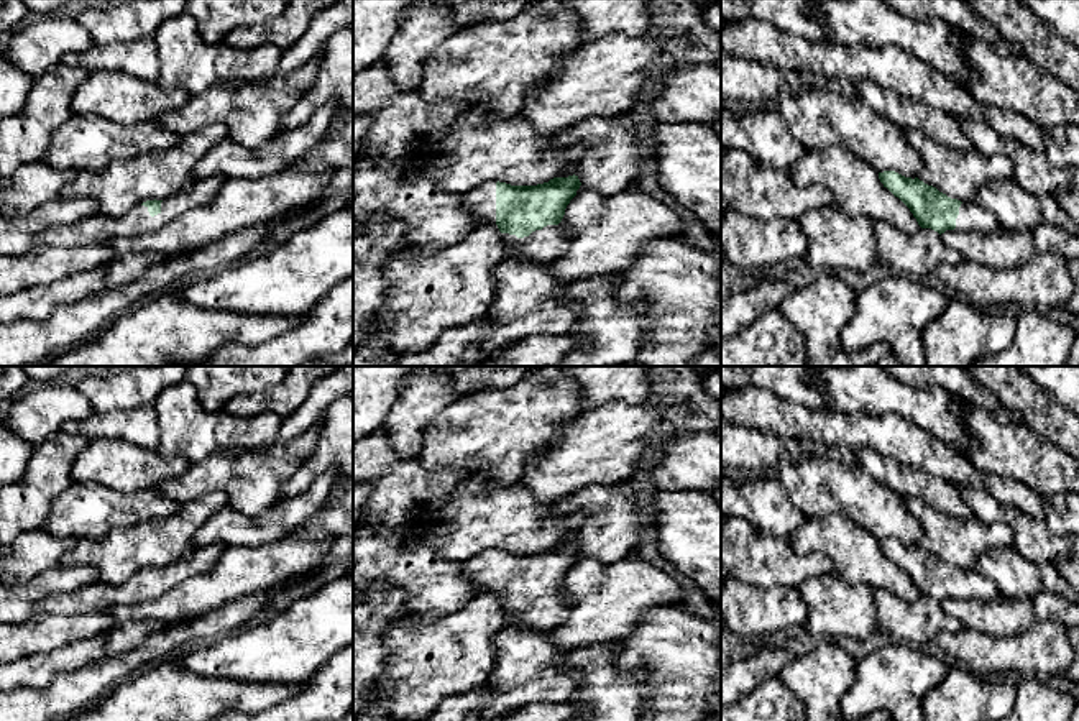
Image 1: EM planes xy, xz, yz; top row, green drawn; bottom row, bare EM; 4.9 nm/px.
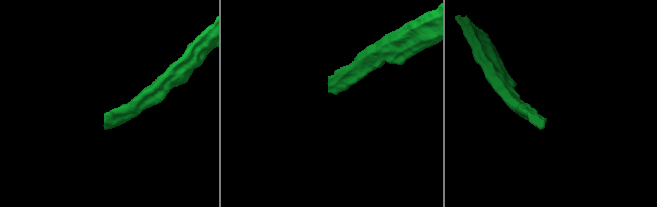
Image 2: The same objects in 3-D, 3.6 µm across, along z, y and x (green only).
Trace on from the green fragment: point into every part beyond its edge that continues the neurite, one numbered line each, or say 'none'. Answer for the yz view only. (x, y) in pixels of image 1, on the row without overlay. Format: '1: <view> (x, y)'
1: yz (971, 583)

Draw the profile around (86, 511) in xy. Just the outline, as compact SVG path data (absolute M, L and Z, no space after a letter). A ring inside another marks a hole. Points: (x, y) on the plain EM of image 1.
M74 481L53 501L43 529L61 539L103 540L112 529L172 516L181 506L156 488L120 493L99 483Z

